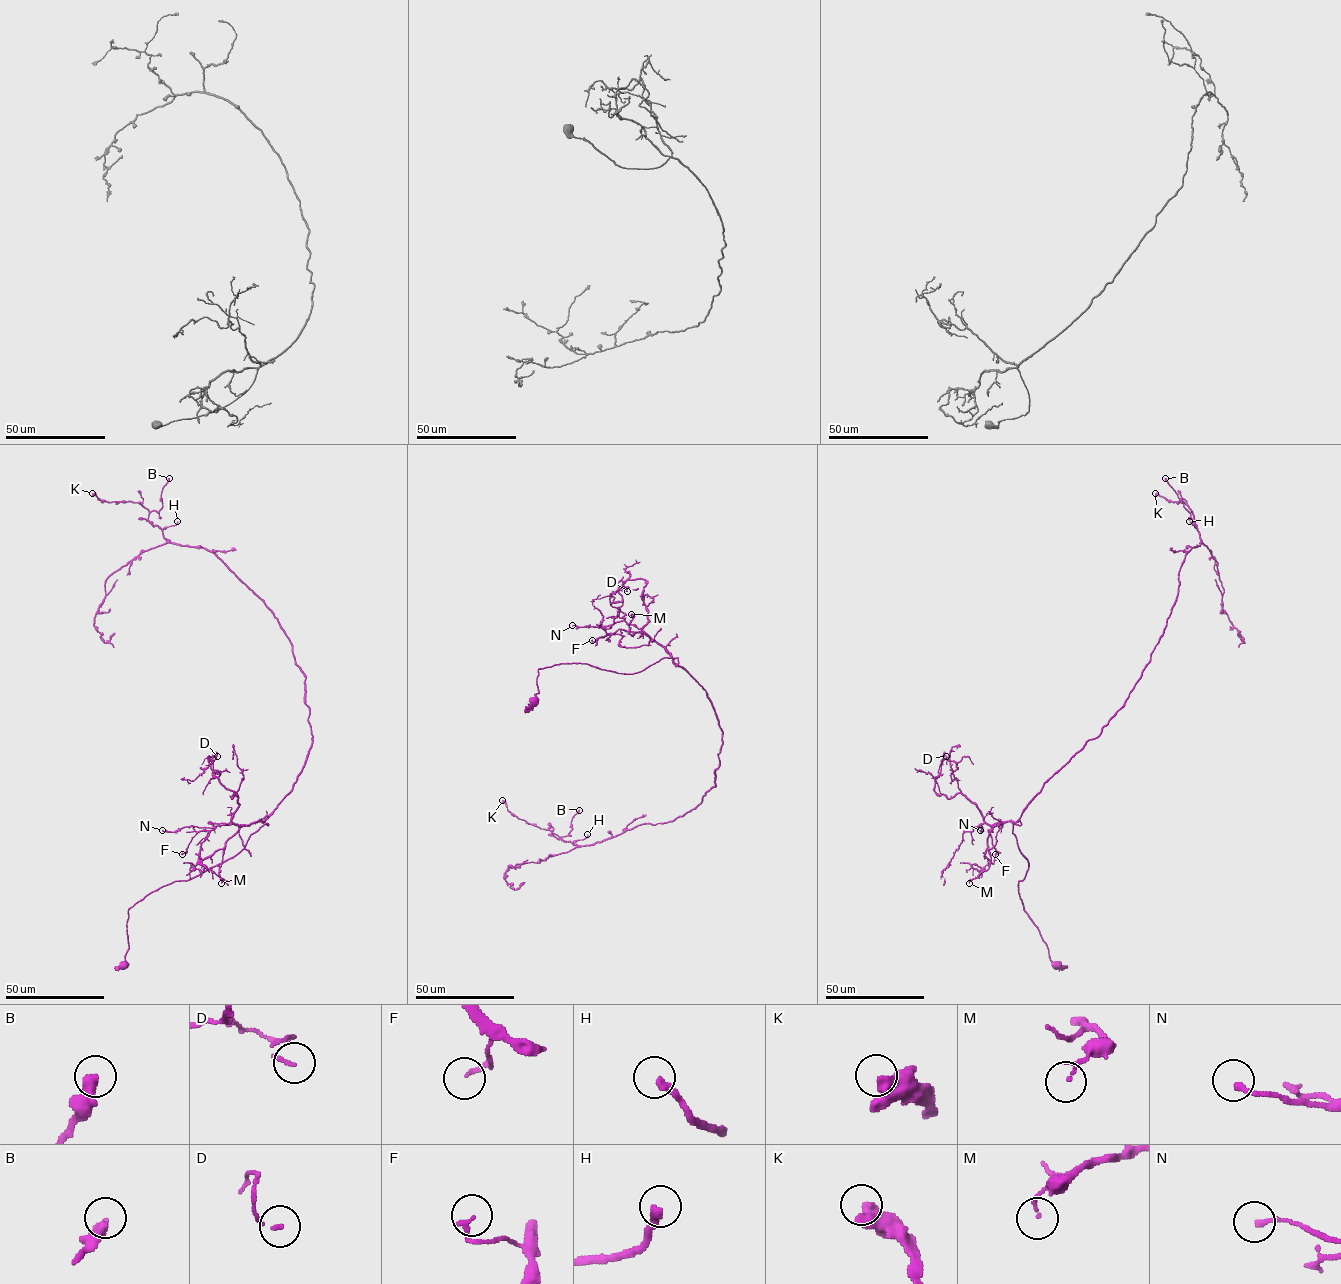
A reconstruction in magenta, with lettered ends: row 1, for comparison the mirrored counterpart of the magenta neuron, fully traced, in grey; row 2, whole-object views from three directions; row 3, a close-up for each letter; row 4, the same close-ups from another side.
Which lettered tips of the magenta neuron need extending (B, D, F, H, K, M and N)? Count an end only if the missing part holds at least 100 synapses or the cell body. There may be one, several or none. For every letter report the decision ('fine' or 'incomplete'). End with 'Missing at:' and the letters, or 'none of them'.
B: fine
D: fine
F: fine
H: fine
K: fine
M: fine
N: fine
Missing at: none of them

